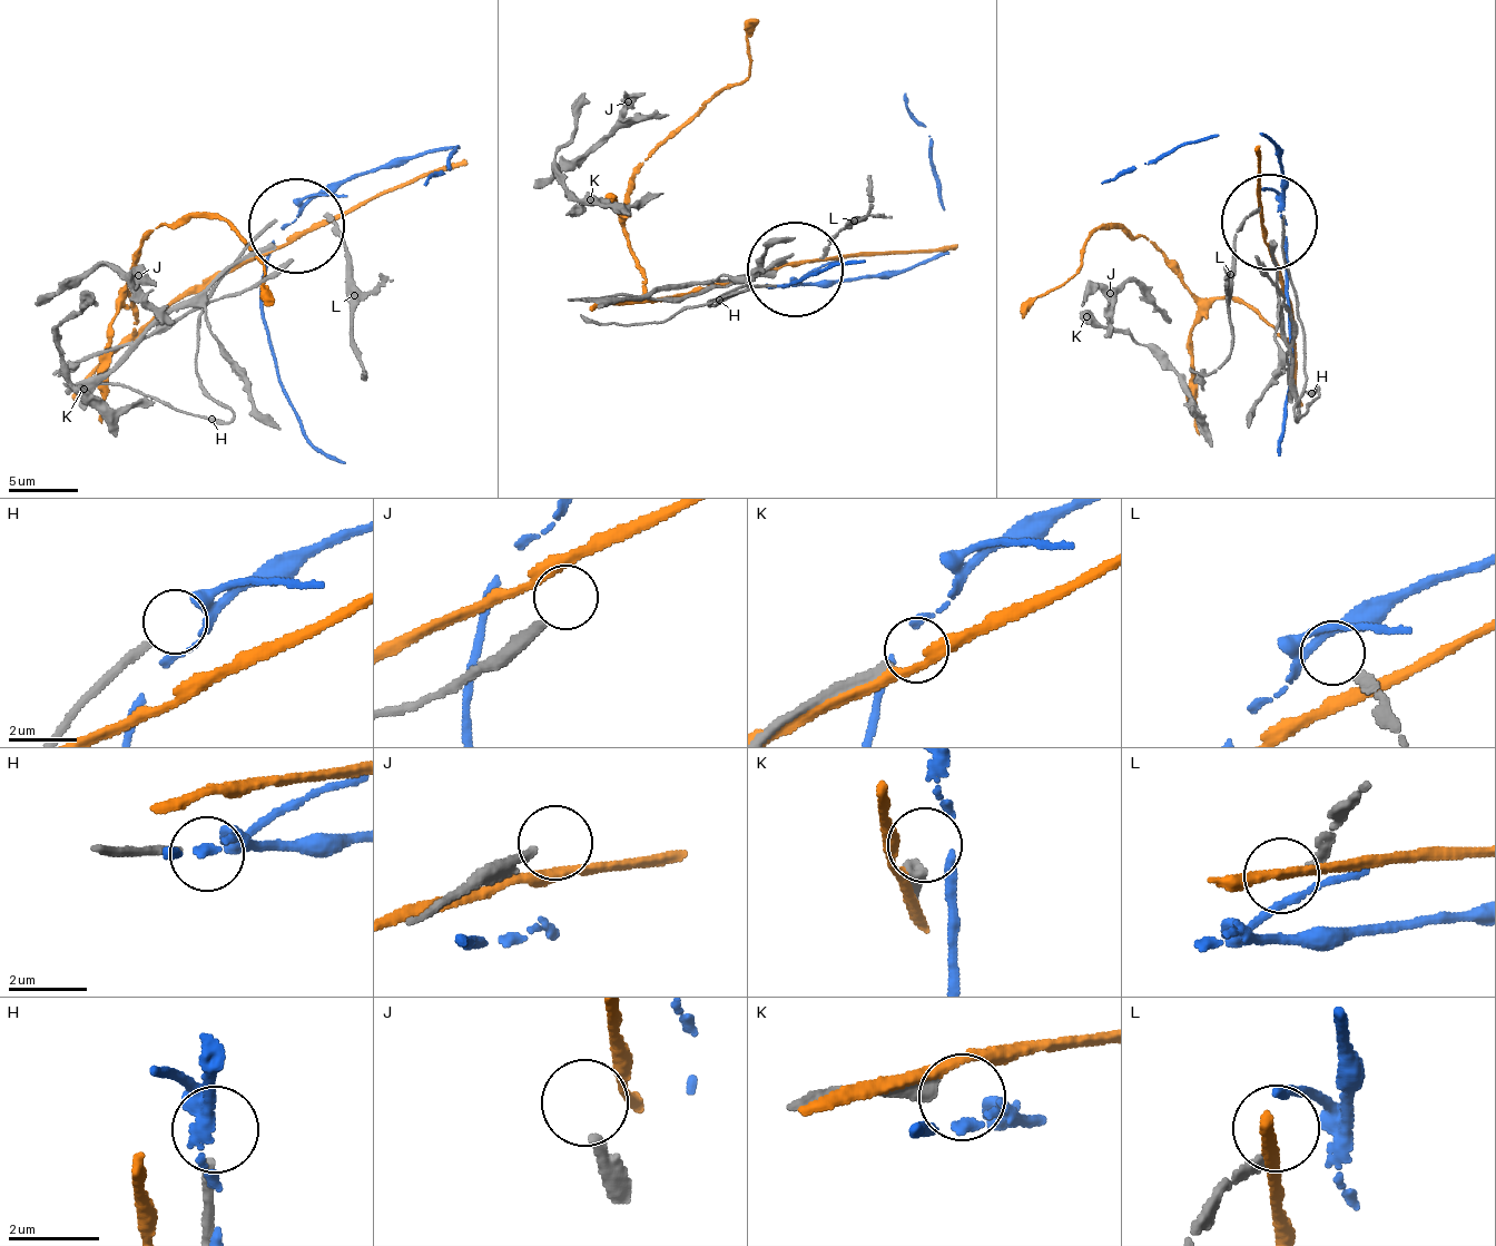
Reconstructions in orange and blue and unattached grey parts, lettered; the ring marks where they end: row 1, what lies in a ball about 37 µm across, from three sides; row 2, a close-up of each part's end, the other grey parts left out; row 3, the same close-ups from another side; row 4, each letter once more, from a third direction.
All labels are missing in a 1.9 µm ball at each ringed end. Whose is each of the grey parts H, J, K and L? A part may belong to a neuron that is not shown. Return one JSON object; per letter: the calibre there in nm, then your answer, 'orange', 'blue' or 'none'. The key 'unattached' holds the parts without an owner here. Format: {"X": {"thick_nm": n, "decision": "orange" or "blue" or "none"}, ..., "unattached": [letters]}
{"H": {"thick_nm": 220, "decision": "blue"}, "J": {"thick_nm": 280, "decision": "none"}, "K": {"thick_nm": 440, "decision": "none"}, "L": {"thick_nm": 220, "decision": "none"}, "unattached": ["J", "K", "L"]}

